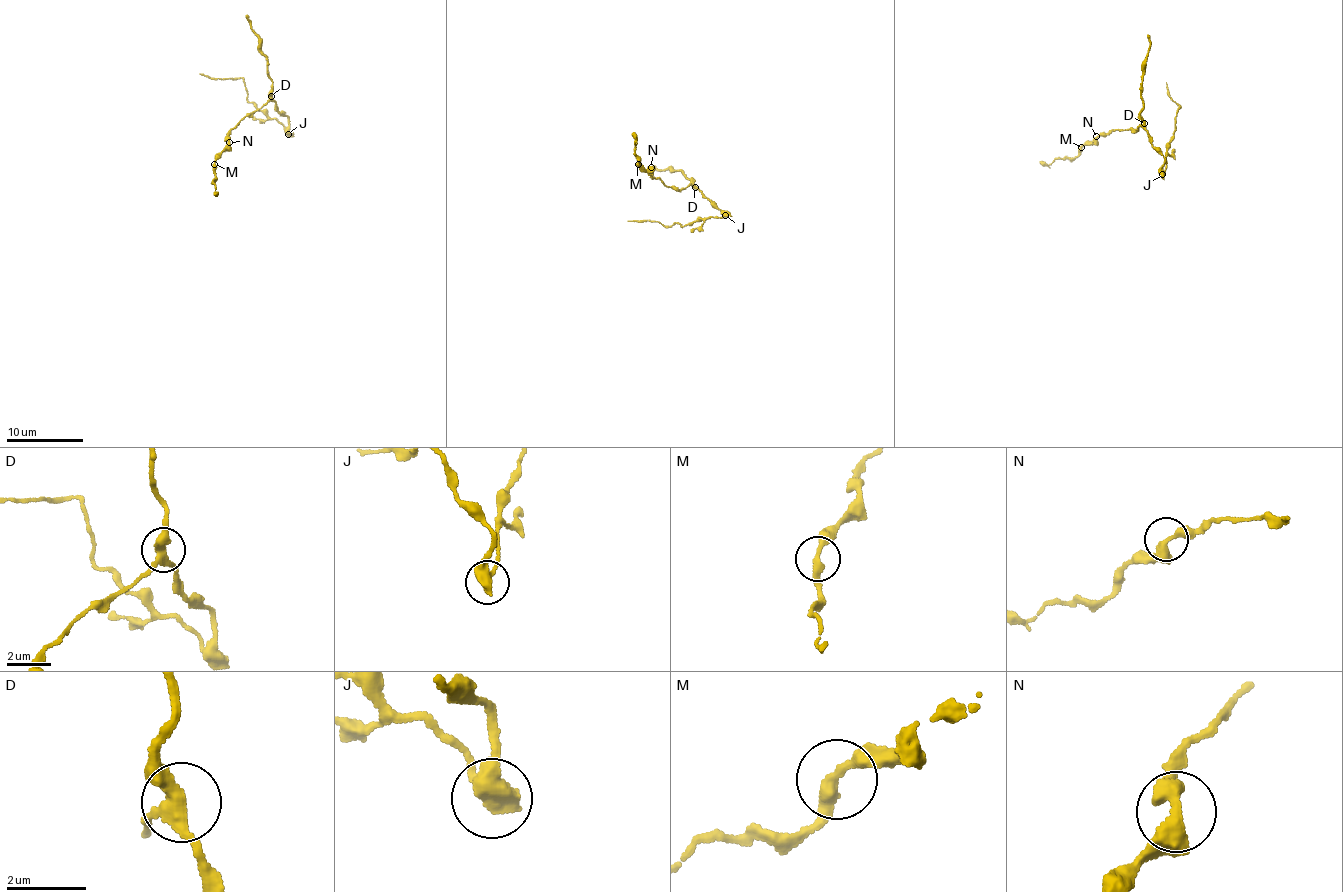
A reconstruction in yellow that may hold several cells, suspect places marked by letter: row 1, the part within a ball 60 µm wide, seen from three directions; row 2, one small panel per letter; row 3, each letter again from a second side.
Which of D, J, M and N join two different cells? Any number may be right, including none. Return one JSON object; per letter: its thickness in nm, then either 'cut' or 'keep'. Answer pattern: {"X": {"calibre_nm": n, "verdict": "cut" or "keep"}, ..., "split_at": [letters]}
{"D": {"calibre_nm": 320, "verdict": "keep"}, "J": {"calibre_nm": 480, "verdict": "cut"}, "M": {"calibre_nm": 300, "verdict": "keep"}, "N": {"calibre_nm": 400, "verdict": "keep"}, "split_at": ["J"]}

